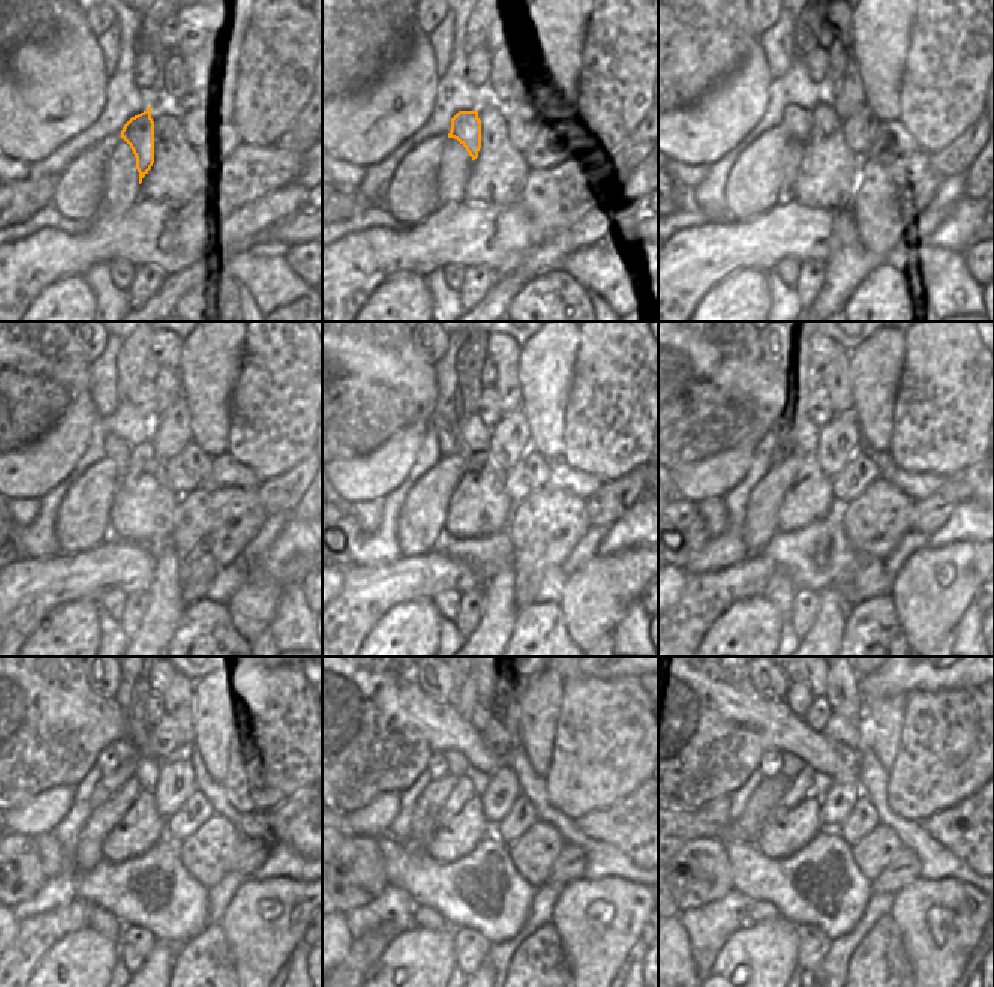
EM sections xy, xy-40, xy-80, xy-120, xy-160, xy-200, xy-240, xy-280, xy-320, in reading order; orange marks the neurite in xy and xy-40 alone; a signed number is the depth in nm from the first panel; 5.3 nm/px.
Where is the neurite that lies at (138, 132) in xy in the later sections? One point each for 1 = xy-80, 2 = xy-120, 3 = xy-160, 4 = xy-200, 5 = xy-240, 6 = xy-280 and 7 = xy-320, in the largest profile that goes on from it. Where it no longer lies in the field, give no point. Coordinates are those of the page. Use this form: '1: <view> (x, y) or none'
1: xy-80 (798, 120)
2: xy-120 (116, 449)
3: xy-160 (449, 444)
4: xy-200 (780, 426)
5: xy-240 (107, 762)
6: xy-280 (438, 765)
7: xy-320 (772, 761)

